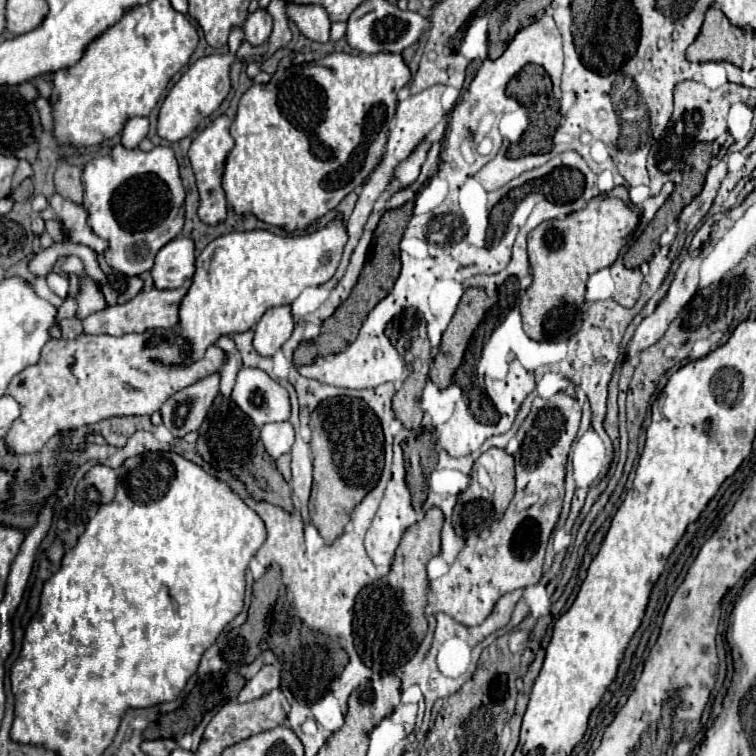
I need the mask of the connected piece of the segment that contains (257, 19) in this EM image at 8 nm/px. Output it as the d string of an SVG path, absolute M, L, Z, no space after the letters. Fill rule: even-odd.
M256 9L254 13L248 15L244 23L244 35L248 43L260 45L270 37L270 33L272 33L272 17L266 9Z

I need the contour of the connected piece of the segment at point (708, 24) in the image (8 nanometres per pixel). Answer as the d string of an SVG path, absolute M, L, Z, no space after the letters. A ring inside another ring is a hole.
M710 7L706 11L696 41L686 49L686 59L694 63L730 61L740 67L742 53L744 53L744 31L728 23L728 19L720 9Z

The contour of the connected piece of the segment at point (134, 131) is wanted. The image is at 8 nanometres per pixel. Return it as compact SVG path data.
M134 117L126 123L122 131L122 143L126 143L126 147L138 147L138 143L146 137L146 133L148 133L148 119Z

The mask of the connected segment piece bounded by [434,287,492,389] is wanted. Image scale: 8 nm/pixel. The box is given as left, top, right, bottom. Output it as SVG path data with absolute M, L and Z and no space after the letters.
M468 287L464 291L454 317L442 335L440 351L434 357L434 373L436 373L434 383L440 389L452 383L452 375L464 357L466 345L490 307L492 307L492 299L480 287Z

